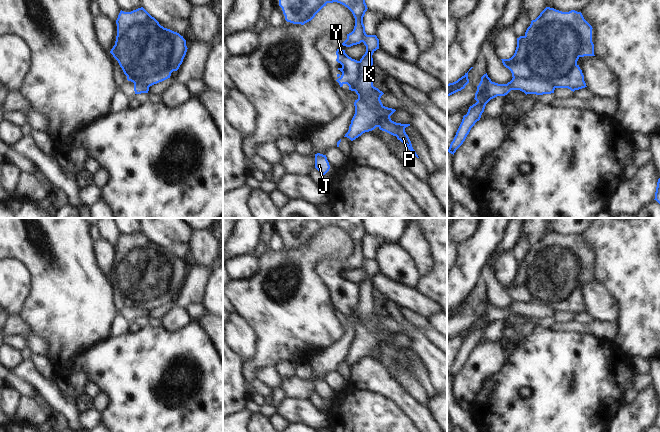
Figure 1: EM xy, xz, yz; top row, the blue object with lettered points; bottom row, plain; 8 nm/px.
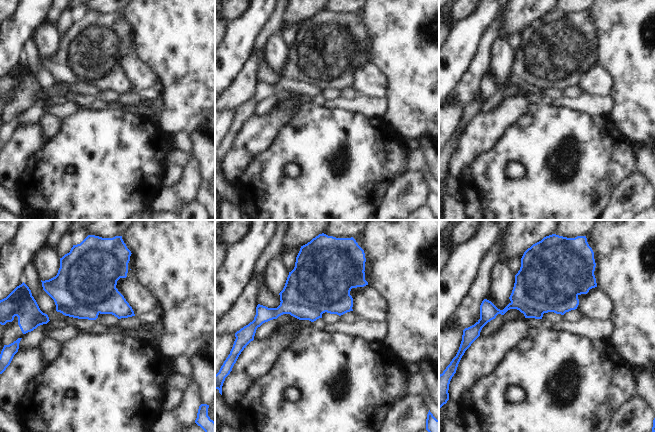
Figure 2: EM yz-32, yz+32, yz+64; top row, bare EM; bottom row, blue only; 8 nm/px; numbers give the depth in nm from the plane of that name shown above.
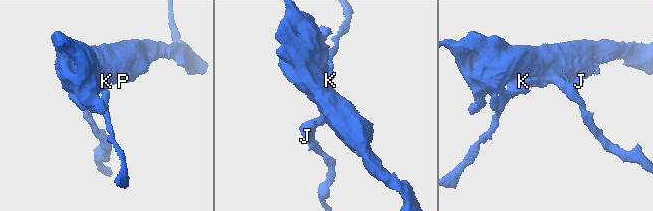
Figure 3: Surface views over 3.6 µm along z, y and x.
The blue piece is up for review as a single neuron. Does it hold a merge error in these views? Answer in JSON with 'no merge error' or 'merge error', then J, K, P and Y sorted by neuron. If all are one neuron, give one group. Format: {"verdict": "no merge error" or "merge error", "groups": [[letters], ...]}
{"verdict": "merge error", "groups": [["J", "P", "Y"], ["K"]]}

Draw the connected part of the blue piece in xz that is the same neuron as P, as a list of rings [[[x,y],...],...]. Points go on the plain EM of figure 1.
[[[374,311],[367,322],[358,322],[354,326],[355,338],[351,344],[348,356],[344,361],[351,365],[355,364],[365,356],[369,356],[378,351],[398,364],[404,367],[411,377],[416,380],[411,365],[405,356],[405,352],[410,348],[396,347],[391,344],[390,340],[396,335],[395,333],[385,331],[380,322],[384,317]]]

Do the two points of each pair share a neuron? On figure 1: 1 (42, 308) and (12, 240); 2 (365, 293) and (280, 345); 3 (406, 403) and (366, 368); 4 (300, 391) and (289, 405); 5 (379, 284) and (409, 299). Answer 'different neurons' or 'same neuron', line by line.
1: same neuron
2: different neurons
3: same neuron
4: different neurons
5: same neuron

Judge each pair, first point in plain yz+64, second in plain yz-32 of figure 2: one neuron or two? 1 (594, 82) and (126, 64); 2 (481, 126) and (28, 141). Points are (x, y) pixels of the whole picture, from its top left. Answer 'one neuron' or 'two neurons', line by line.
1: one neuron
2: one neuron

